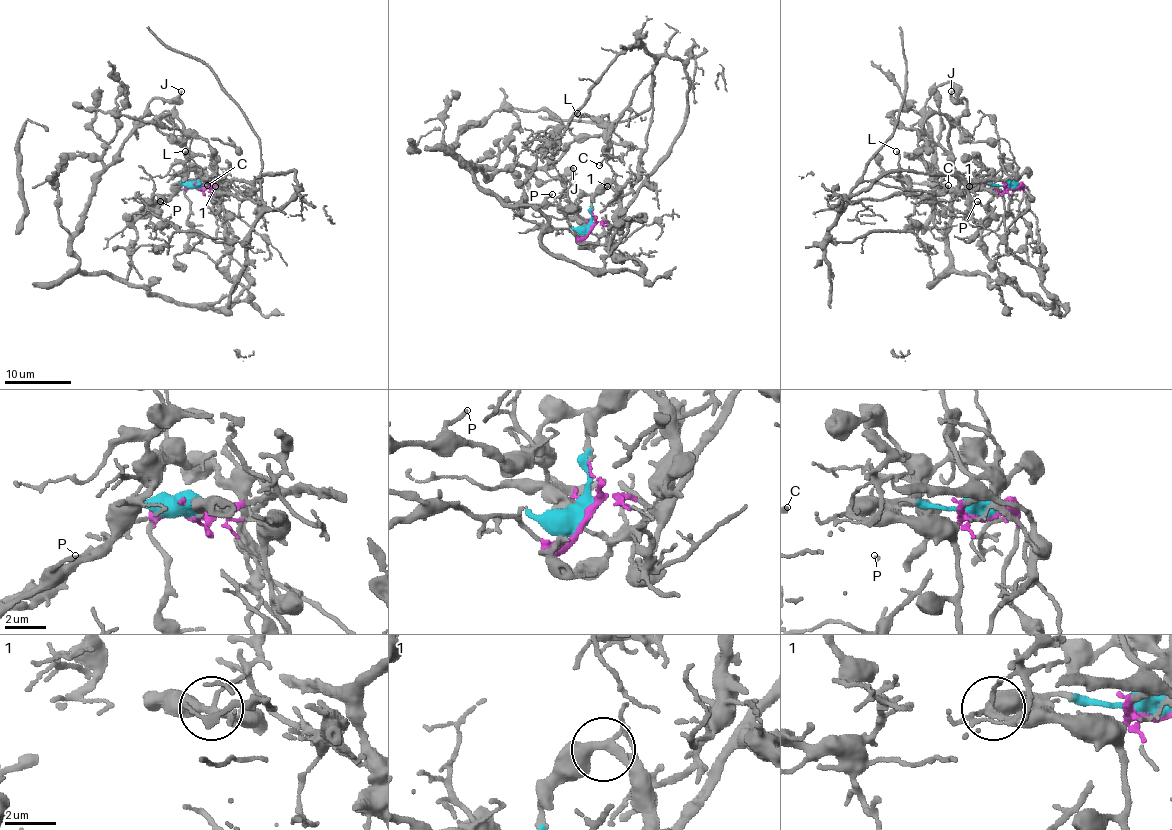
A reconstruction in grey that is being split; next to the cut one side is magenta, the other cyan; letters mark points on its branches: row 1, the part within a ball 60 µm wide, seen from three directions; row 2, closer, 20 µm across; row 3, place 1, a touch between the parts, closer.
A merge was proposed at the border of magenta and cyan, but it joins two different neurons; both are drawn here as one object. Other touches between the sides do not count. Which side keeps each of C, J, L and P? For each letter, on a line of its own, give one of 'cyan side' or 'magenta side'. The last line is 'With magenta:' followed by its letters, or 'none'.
C: magenta side
J: cyan side
L: magenta side
P: cyan side
With magenta: C, L

